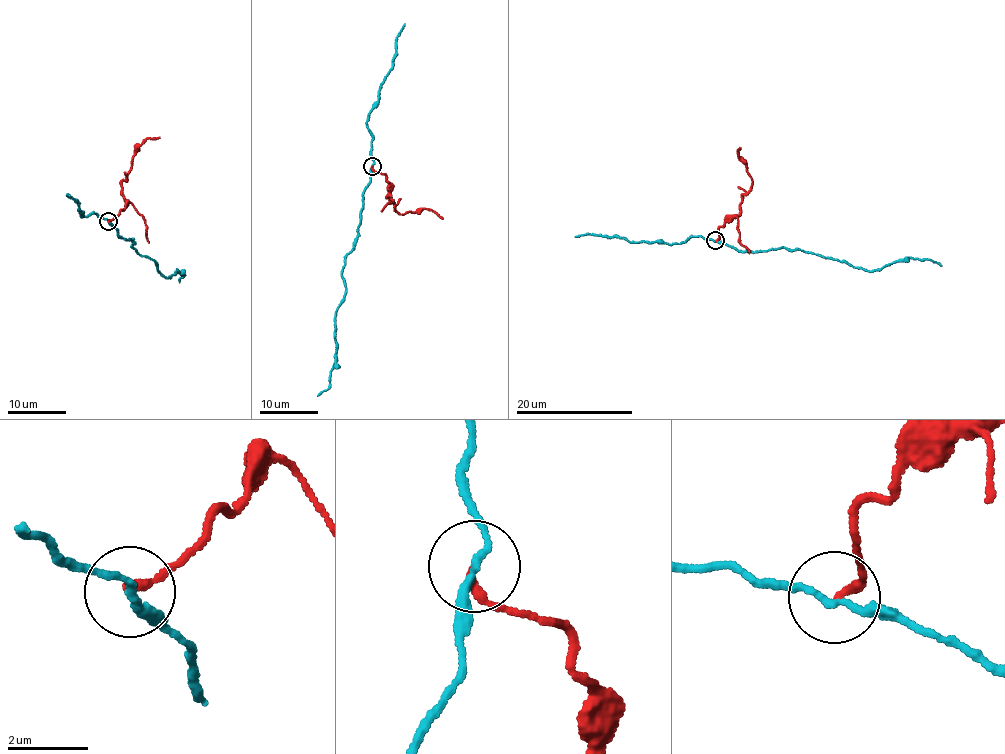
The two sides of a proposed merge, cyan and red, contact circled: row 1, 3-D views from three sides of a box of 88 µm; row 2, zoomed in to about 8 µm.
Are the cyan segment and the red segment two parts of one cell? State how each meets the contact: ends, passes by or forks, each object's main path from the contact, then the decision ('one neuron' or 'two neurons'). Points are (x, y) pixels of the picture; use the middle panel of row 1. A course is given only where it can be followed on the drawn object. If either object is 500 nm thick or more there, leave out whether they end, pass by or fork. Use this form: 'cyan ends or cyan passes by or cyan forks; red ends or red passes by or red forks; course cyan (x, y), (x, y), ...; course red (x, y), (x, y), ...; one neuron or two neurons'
cyan passes by; red ends; course cyan (372, 166), (363, 192), (357, 241), (341, 274), (346, 292), (337, 308), (337, 347), (330, 386), (317, 396); course red (372, 166), (385, 175), (390, 188), (386, 196), (397, 211), (404, 214), (429, 208), (443, 218); two neurons

